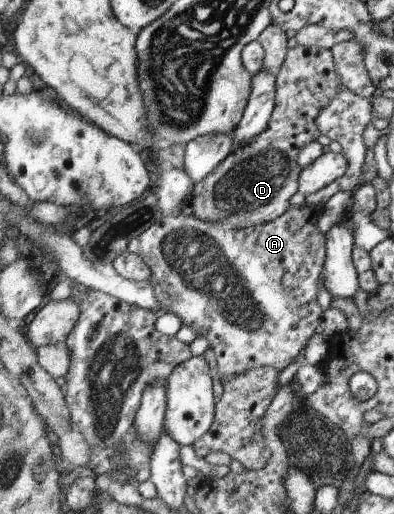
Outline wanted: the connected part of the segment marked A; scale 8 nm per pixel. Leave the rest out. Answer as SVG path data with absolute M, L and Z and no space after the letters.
M292 204L290 209L283 214L282 217L277 218L273 222L266 222L265 224L258 224L257 226L250 226L242 229L235 229L220 222L211 222L194 217L190 211L181 212L177 216L162 216L162 219L155 222L138 234L135 239L131 241L130 251L139 254L143 262L150 267L151 278L150 283L153 285L155 296L159 300L159 306L166 312L172 312L187 326L190 326L197 336L204 336L210 348L213 349L217 360L217 376L219 380L227 380L235 374L246 373L251 368L261 368L261 366L273 366L277 370L282 371L286 369L291 362L297 360L299 352L305 348L307 341L311 338L311 334L315 332L315 328L321 322L321 306L317 304L317 280L321 274L321 266L325 260L325 237L326 234L321 234L317 228L317 218L319 218L319 210L315 212L315 208L307 206L306 204Z

